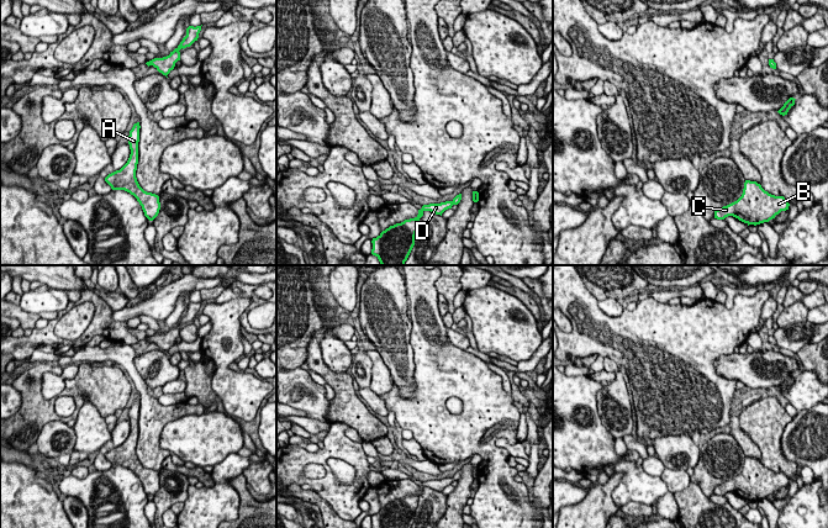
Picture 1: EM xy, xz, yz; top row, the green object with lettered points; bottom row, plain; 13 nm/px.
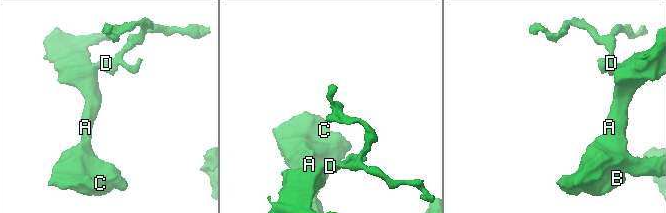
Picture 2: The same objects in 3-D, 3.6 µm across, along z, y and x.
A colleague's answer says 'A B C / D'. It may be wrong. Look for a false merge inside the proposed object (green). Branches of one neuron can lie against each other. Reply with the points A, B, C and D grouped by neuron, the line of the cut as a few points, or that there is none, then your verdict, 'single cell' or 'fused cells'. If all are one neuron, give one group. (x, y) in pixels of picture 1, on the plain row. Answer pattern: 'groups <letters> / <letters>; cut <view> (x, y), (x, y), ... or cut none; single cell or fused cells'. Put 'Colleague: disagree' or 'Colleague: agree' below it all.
groups A B C D; cut none; single cell
Colleague: disagree

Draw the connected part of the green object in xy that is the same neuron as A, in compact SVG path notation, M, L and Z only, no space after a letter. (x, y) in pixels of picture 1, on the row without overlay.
M139 398L135 400L128 412L128 421L131 426L127 439L120 445L105 454L105 458L111 463L112 466L125 466L133 471L142 486L144 492L153 497L160 486L159 472L152 469L144 468L136 454L136 447L138 440L138 418L139 418Z

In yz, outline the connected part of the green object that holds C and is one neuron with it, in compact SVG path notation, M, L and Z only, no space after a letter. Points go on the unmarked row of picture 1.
M745 456L742 472L714 487L714 495L724 496L733 492L749 501L760 501L775 495L781 487L789 486L789 477L784 472L775 472L765 468L756 458Z

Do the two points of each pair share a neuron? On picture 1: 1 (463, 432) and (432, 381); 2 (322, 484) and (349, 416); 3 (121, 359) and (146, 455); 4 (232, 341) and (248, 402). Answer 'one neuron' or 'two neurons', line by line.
1: one neuron
2: two neurons
3: one neuron
4: one neuron

